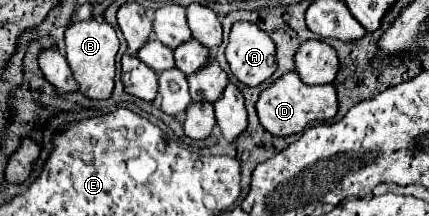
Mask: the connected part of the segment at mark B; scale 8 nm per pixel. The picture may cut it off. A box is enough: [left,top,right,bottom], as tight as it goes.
[65,20,119,98]

